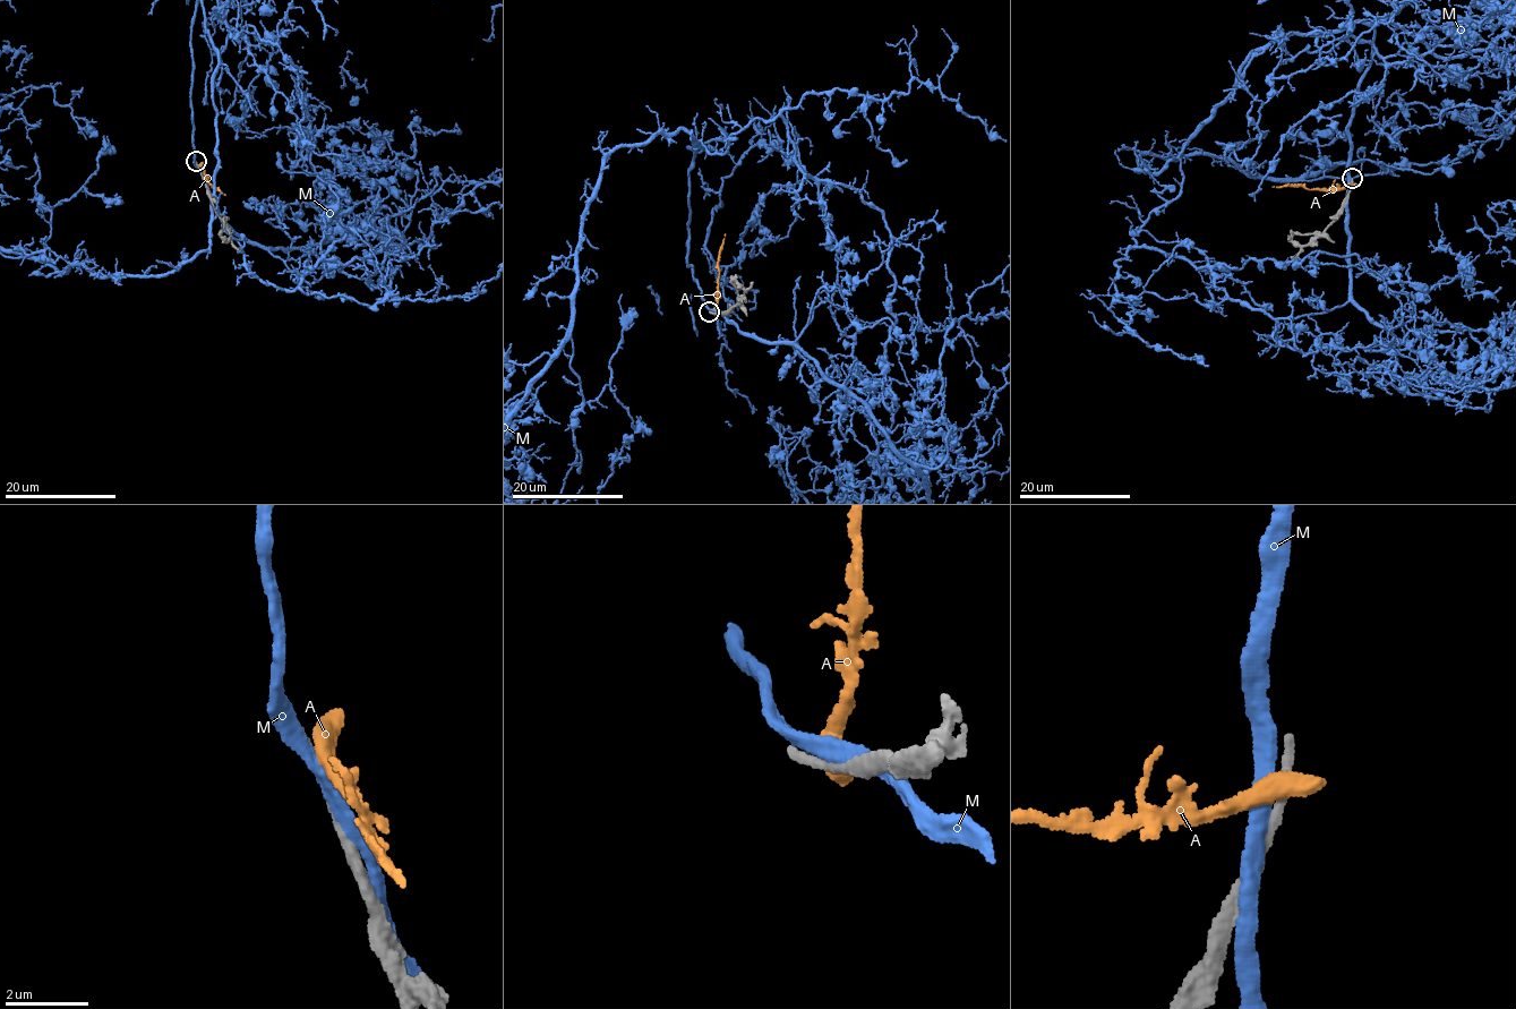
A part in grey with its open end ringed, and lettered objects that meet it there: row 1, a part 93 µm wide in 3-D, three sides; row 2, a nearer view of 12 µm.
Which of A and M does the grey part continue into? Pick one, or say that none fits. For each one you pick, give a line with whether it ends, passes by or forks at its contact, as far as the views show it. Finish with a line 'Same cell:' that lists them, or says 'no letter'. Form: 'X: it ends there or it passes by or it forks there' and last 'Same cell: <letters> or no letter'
Same cell: no letter

